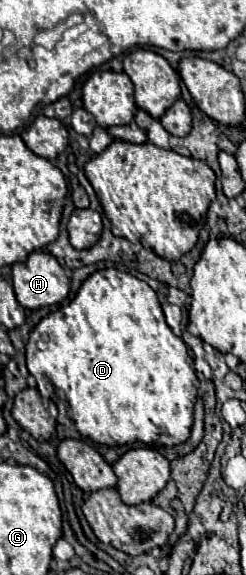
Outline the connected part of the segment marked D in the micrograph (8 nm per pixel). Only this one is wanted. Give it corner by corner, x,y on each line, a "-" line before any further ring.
117,269
95,271
93,275
89,275
83,281
83,285
77,291
73,301
69,301
67,305
61,305
57,311
43,317
37,323
37,327
31,331
31,337
27,341
27,369
37,379
37,389
41,391
41,395
51,399
57,405
57,409
59,409
57,421
61,425
65,425
65,427
77,429
81,435
89,437
95,443
115,447
115,445
131,445
135,441
141,441
141,443
151,445
151,447
163,447
163,445
173,447
173,445
185,443
189,439
189,435
191,435
193,405
195,405
197,387
199,387
199,379
197,379
195,367
193,367
193,357
191,357
187,345
183,343
183,339
177,337
169,329
169,325
165,323
165,315
161,311
161,303
157,299
157,293
145,281
141,281
141,279
137,279
137,277
129,275
129,273
123,273
123,271
117,271

